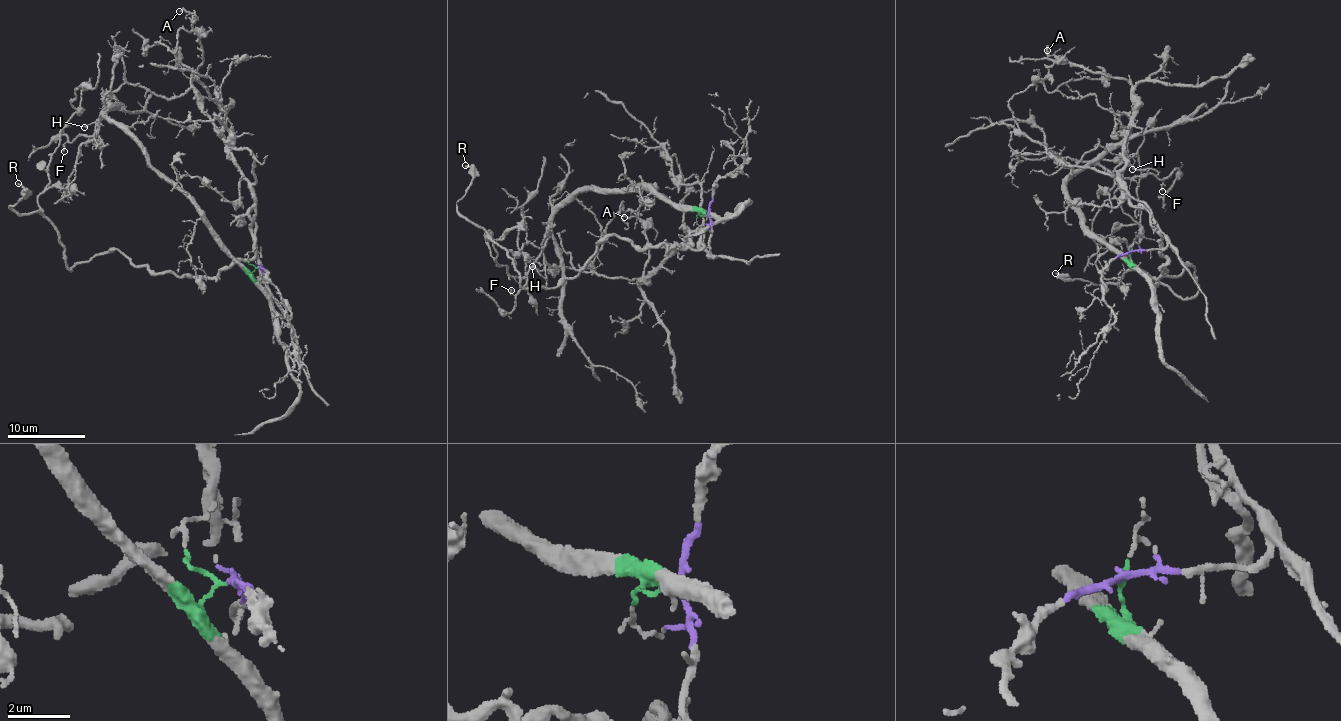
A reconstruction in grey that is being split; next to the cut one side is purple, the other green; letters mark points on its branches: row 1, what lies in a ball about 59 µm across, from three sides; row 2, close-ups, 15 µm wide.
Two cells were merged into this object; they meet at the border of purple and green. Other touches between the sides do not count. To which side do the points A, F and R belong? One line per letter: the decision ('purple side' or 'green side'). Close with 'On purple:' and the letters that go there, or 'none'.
A: purple side
F: green side
R: purple side
On purple: A, R

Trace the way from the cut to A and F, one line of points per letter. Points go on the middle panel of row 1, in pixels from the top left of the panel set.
A: (706, 213), (708, 253), (696, 232), (638, 282), (648, 260), (646, 221), (638, 215), (624, 217)
F: (706, 213), (641, 188), (568, 196), (547, 228), (547, 246), (525, 286), (512, 289)

